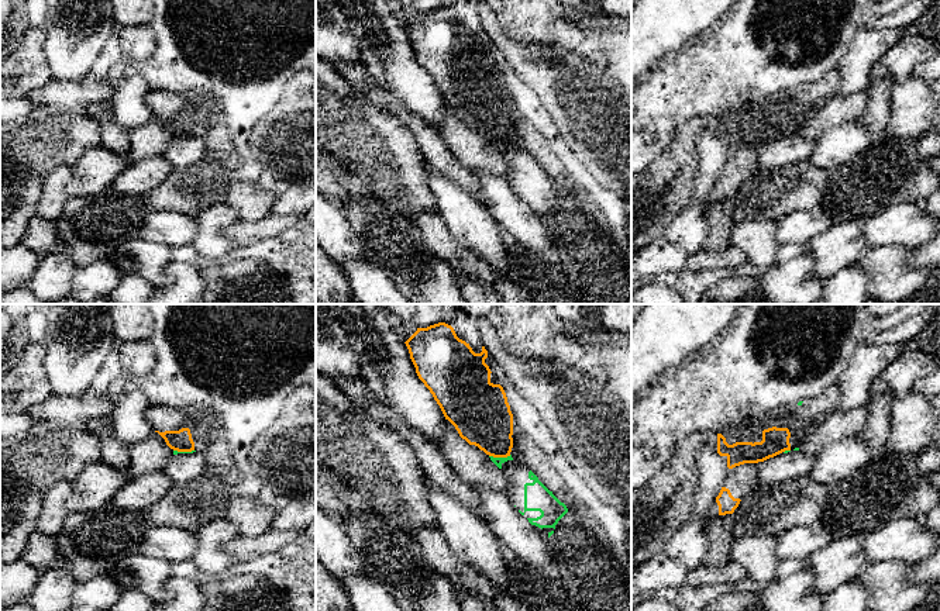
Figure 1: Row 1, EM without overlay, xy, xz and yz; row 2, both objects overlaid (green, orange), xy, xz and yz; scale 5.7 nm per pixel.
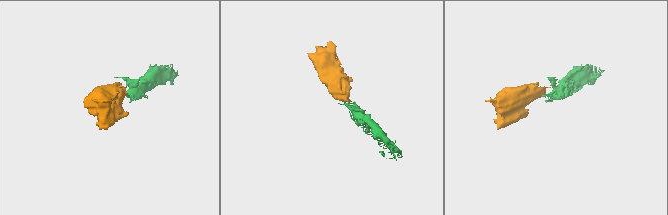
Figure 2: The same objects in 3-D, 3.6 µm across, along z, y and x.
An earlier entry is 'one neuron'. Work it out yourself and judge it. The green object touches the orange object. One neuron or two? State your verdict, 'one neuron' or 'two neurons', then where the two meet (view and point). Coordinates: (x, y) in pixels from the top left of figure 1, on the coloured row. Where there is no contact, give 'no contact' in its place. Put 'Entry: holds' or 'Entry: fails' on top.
Entry: fails
two neurons | xz (499, 458)

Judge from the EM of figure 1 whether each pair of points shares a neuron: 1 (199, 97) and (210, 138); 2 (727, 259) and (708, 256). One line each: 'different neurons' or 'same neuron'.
1: same neuron
2: same neuron

